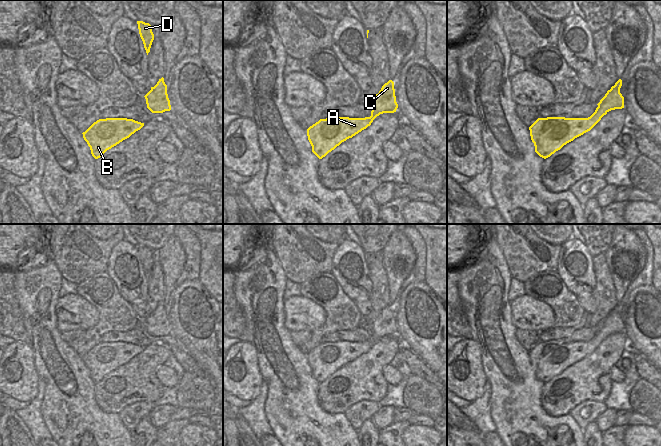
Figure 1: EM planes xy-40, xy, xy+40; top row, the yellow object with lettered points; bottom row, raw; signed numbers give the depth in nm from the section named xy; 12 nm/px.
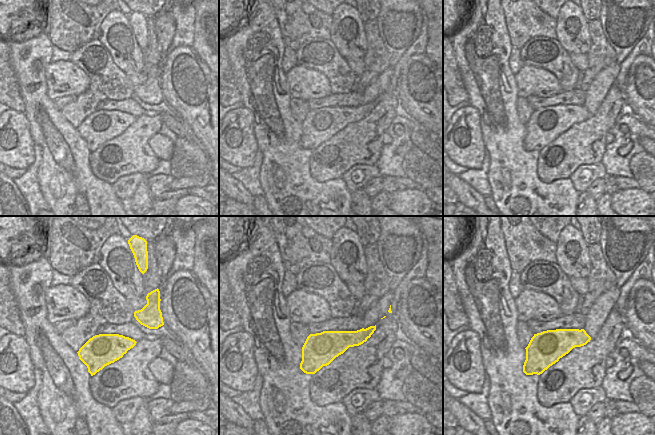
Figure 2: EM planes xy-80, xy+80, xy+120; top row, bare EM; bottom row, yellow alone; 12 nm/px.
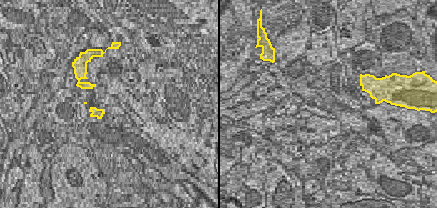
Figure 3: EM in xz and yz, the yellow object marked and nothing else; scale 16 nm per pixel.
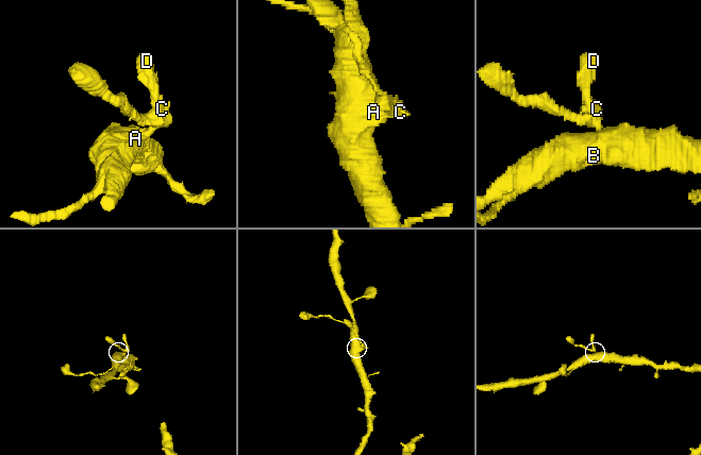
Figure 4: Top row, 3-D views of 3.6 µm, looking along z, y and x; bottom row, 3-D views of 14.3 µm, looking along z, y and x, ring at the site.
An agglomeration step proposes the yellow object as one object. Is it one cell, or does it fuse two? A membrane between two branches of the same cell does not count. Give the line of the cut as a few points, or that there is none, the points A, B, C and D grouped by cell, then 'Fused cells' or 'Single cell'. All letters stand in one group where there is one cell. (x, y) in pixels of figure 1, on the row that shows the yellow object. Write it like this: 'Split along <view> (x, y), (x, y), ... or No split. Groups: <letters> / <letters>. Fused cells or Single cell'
Split along xy+40 (598, 106), (607, 111). Groups: A B / C D. Fused cells

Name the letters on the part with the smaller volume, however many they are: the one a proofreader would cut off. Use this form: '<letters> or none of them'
C, D

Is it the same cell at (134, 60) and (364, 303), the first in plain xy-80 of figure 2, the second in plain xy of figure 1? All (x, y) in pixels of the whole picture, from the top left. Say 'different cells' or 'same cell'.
different cells

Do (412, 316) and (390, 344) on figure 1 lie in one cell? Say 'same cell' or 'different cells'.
different cells

